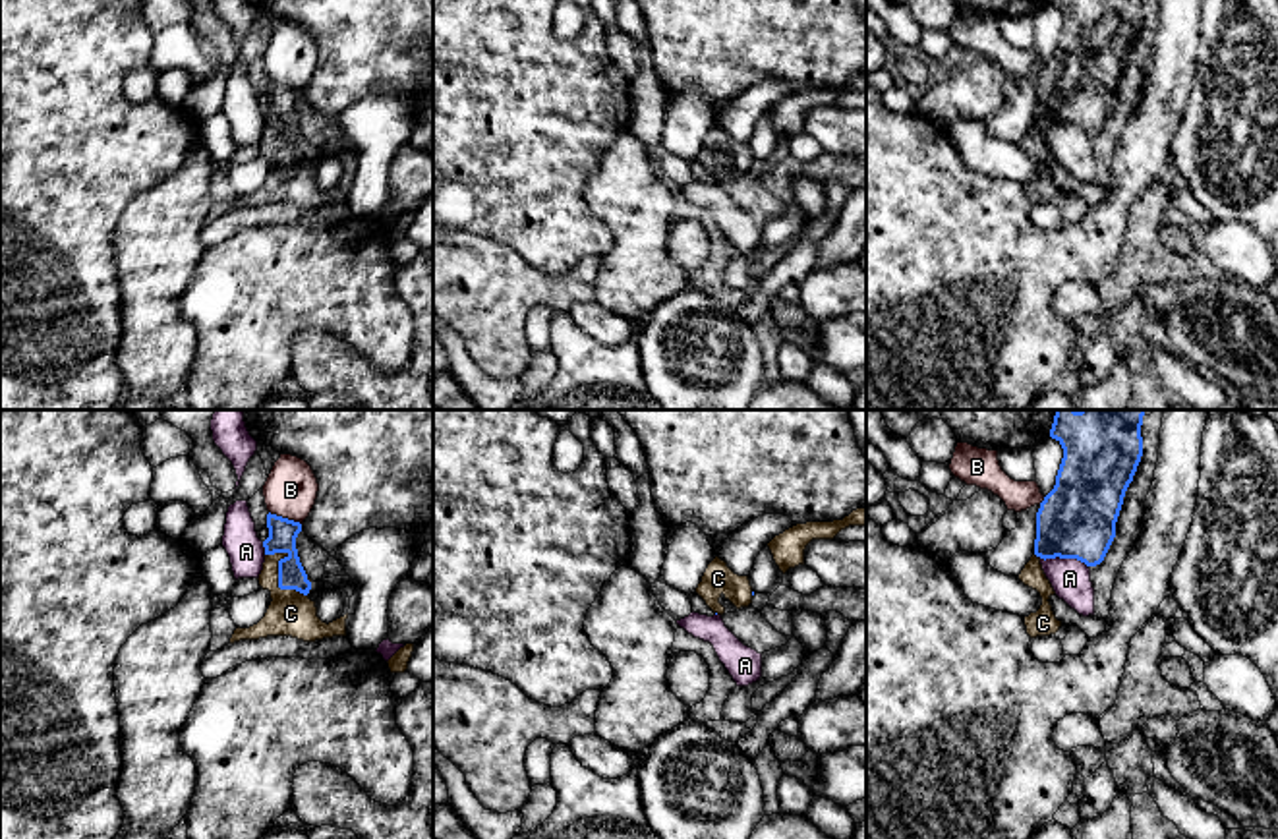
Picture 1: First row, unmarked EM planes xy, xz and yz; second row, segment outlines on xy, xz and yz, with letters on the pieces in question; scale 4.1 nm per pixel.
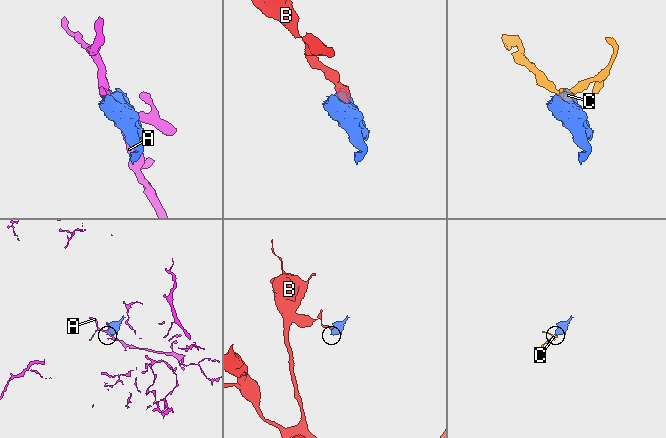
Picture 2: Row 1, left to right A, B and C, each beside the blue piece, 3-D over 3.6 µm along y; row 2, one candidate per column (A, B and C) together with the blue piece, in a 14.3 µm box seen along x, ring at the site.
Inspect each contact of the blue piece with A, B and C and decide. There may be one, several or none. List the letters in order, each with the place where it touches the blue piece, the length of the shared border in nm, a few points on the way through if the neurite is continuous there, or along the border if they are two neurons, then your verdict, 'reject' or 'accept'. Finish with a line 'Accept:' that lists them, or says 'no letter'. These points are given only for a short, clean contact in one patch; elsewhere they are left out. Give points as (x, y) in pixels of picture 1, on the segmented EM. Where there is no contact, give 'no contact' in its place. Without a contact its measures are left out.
A: meets blue in yz at (1064, 557); contact 220 nm long; reject
B: meets blue in xy at (285, 519); contact 150 nm long; border along xy (269, 511), (300, 524); reject
C: meets blue in xy at (279, 575); contact 260 nm long; runs through xy (283, 532), (285, 555), (279, 575), (290, 613); accept
Accept: C

